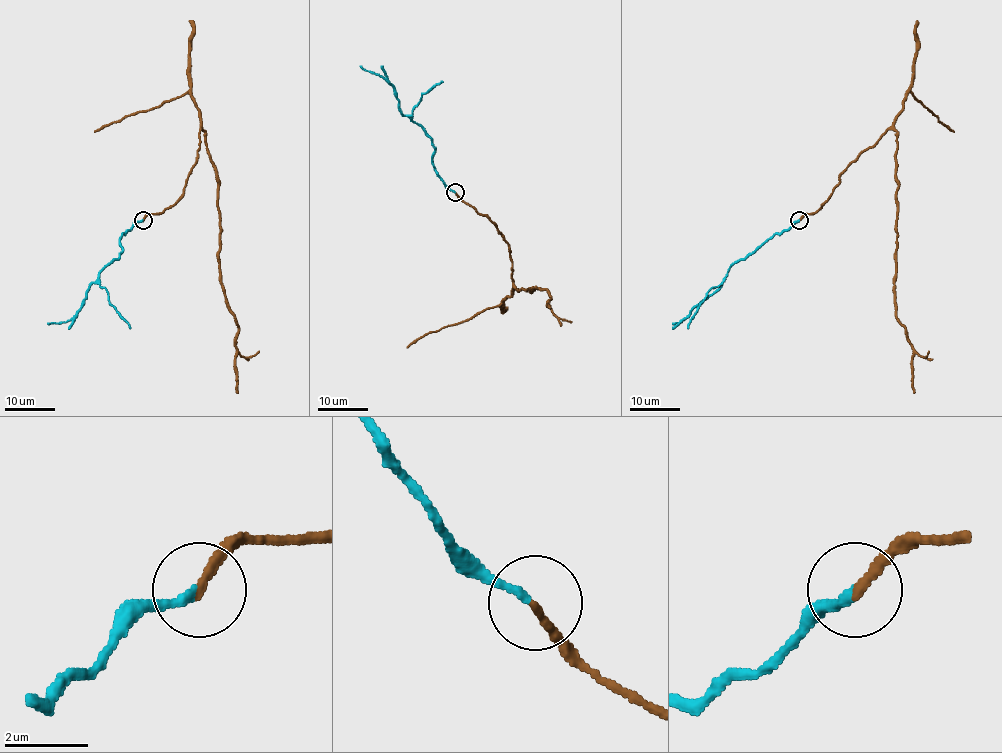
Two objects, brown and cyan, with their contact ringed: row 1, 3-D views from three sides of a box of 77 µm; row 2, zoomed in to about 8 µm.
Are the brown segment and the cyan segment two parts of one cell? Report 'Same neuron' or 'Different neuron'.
Different neuron

